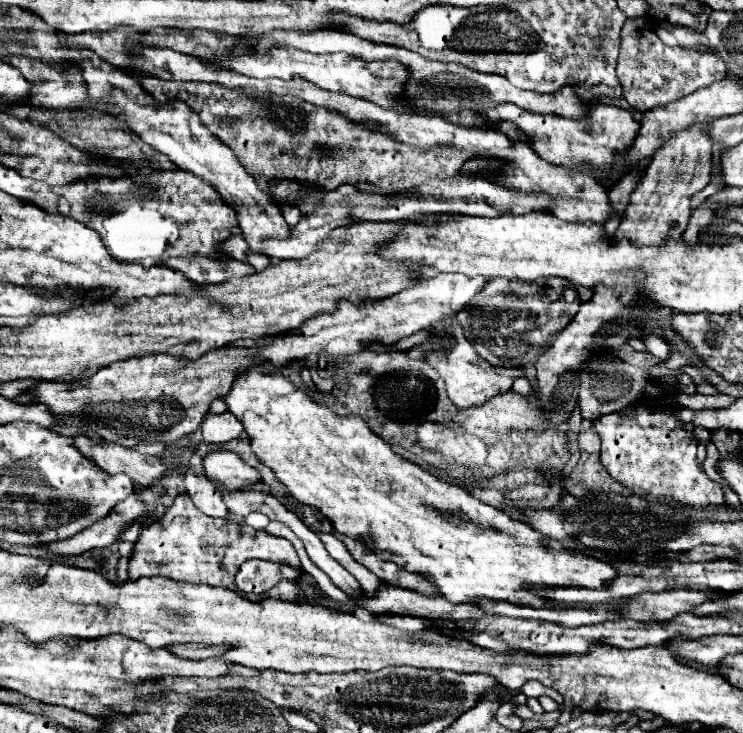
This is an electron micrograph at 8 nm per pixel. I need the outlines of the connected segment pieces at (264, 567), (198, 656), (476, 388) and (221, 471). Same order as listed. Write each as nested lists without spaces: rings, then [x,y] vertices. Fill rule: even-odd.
[[[248,560],[240,566],[236,574],[236,586],[246,594],[264,594],[280,580],[298,580],[300,572],[290,566],[264,562],[264,560]]]
[[[178,644],[178,646],[168,646],[168,650],[174,656],[180,656],[184,660],[204,660],[212,656],[222,655],[222,646],[202,646],[202,644]]]
[[[454,316],[436,320],[430,326],[430,330],[434,330],[432,336],[420,348],[424,348],[424,358],[432,364],[432,368],[444,380],[448,398],[452,400],[452,404],[456,408],[476,408],[476,406],[484,406],[492,396],[498,396],[498,394],[504,394],[506,390],[510,390],[512,382],[518,376],[524,376],[520,368],[492,366],[486,360],[482,360],[476,354],[476,350],[470,344],[470,340],[464,336],[464,330],[462,330],[462,326],[458,324],[458,320]]]
[[[222,450],[222,452],[212,452],[204,456],[202,460],[204,472],[212,484],[222,484],[228,490],[242,490],[250,484],[256,484],[262,480],[260,472],[246,462],[234,452]]]

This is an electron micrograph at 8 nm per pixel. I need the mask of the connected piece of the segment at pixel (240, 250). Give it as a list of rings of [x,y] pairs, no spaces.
[[[230,236],[224,244],[220,244],[220,252],[232,256],[232,258],[238,258],[242,262],[246,262],[246,240],[242,236]]]

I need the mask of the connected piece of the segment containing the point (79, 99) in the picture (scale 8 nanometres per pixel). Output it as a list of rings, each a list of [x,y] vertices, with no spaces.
[[[14,58],[14,66],[32,84],[27,105],[44,110],[84,108],[88,92],[80,76],[80,68],[56,70],[54,66],[28,58]]]

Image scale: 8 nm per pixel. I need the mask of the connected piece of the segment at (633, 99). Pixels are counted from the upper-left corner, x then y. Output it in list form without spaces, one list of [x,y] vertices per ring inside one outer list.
[[[644,16],[626,20],[622,28],[622,44],[616,72],[618,80],[624,86],[626,102],[640,112],[648,112],[654,106],[666,106],[692,94],[702,86],[710,86],[714,80],[722,80],[726,76],[726,64],[714,54],[702,54],[680,46],[666,46],[652,30],[652,18]]]

